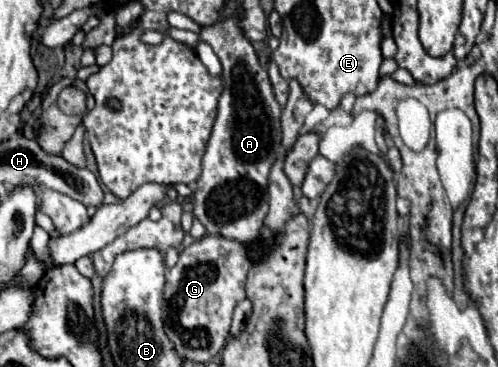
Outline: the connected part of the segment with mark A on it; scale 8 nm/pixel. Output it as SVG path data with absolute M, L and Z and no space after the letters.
M235 18L217 22L213 26L203 26L199 38L213 48L223 64L223 94L219 98L217 120L207 144L207 152L203 156L203 172L195 182L193 214L207 228L209 234L221 234L245 244L259 236L259 228L263 226L267 214L267 176L273 162L277 160L277 150L281 148L281 106L275 100L267 70L259 66L257 54L251 42L237 28Z

